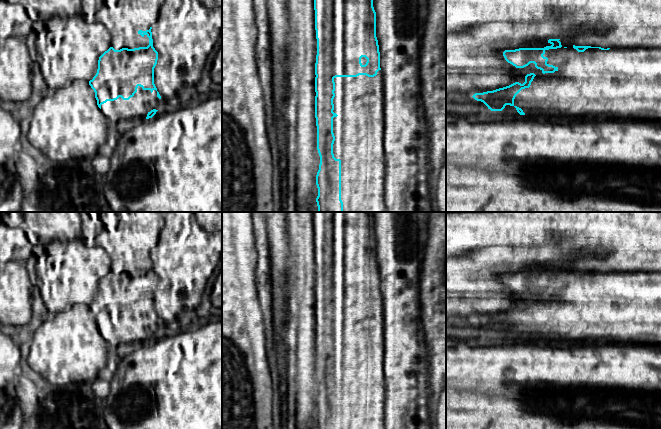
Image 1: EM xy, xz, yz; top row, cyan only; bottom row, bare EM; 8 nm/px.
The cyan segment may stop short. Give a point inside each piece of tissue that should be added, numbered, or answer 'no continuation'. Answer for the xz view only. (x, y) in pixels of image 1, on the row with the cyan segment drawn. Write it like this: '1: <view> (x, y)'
1: xz (359, 127)

